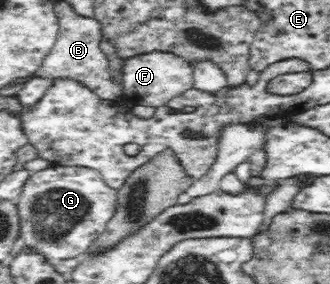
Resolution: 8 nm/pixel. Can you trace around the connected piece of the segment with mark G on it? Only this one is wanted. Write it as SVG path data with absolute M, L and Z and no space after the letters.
M52 166L32 172L22 185L16 203L20 252L32 252L45 263L54 259L82 258L105 230L118 205L117 190L106 185L93 169L76 166Z

